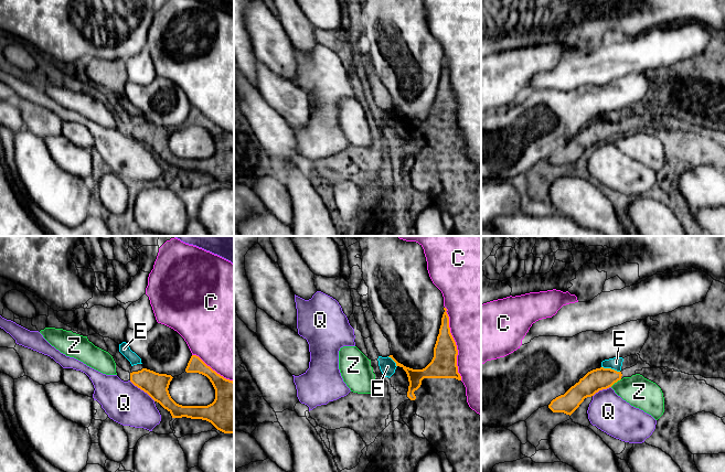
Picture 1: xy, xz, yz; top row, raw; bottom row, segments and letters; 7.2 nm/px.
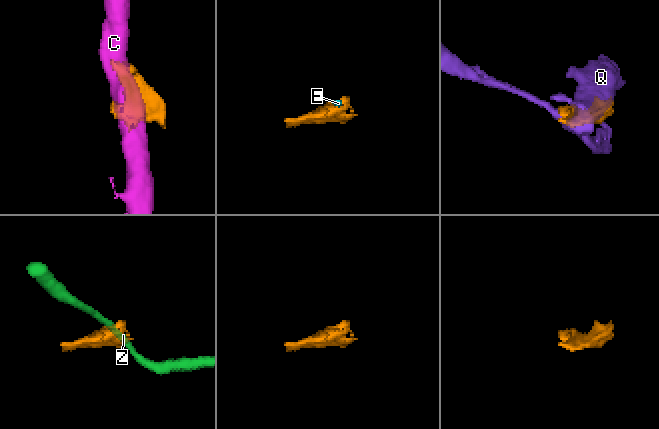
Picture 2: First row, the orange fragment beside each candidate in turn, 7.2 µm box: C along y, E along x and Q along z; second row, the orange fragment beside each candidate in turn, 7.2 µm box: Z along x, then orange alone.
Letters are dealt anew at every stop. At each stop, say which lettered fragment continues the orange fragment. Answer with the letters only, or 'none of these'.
none of these

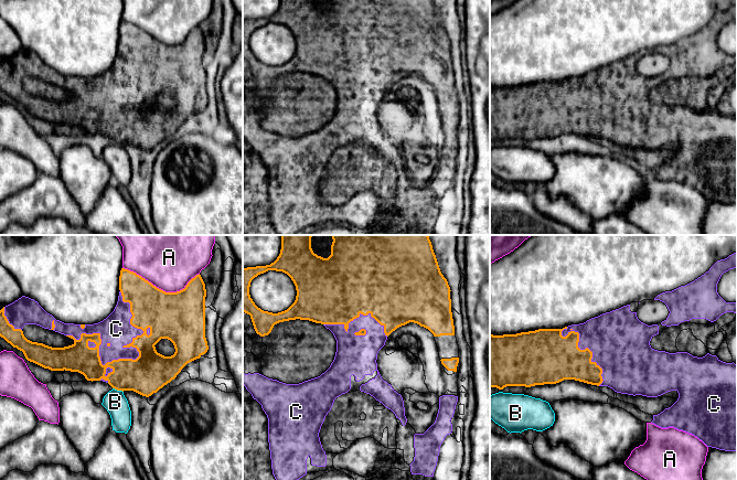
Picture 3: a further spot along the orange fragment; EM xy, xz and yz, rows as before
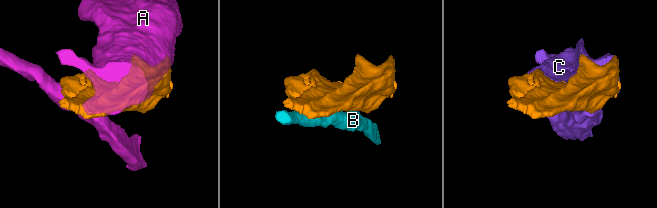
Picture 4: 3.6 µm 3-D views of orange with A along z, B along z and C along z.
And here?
C

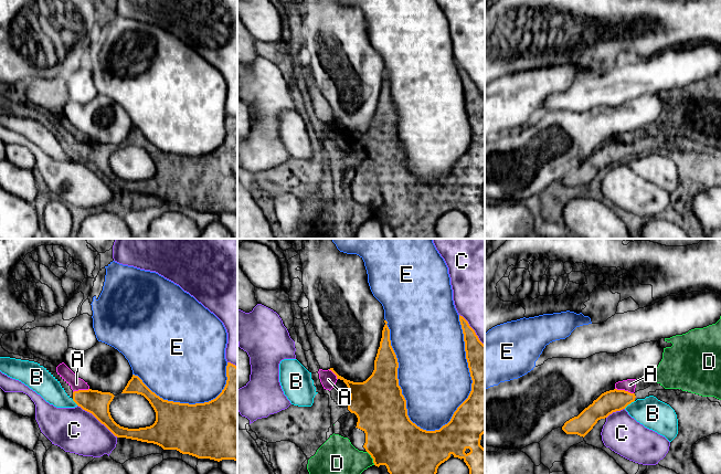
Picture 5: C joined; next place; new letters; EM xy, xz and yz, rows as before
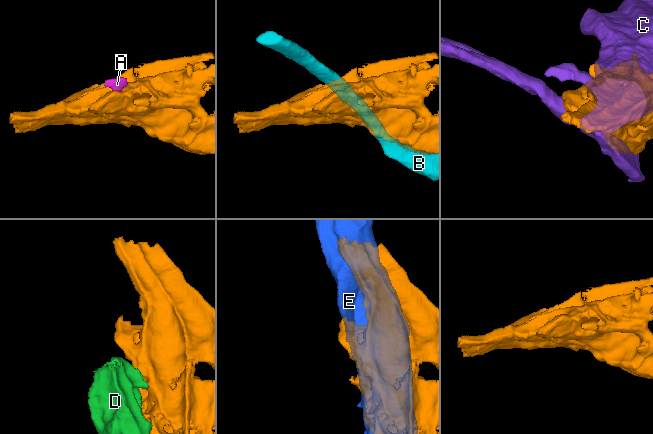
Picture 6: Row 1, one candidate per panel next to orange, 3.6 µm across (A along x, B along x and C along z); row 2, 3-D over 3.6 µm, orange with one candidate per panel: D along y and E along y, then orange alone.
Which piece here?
none of these

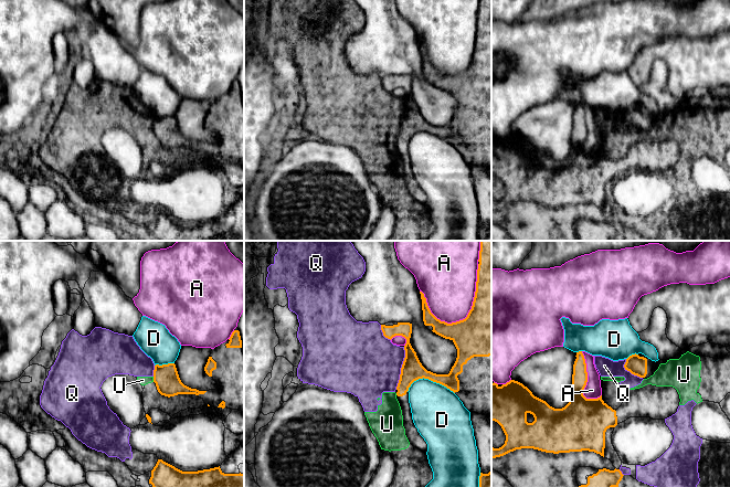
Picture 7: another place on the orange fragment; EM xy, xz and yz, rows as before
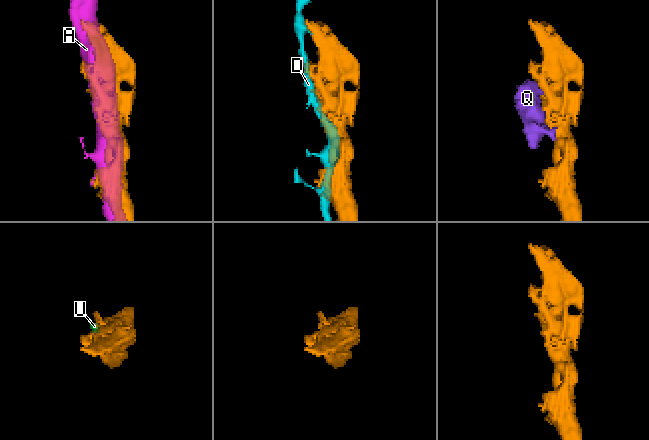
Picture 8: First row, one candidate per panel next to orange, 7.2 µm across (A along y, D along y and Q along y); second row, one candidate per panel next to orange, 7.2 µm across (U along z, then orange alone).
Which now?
none of these

